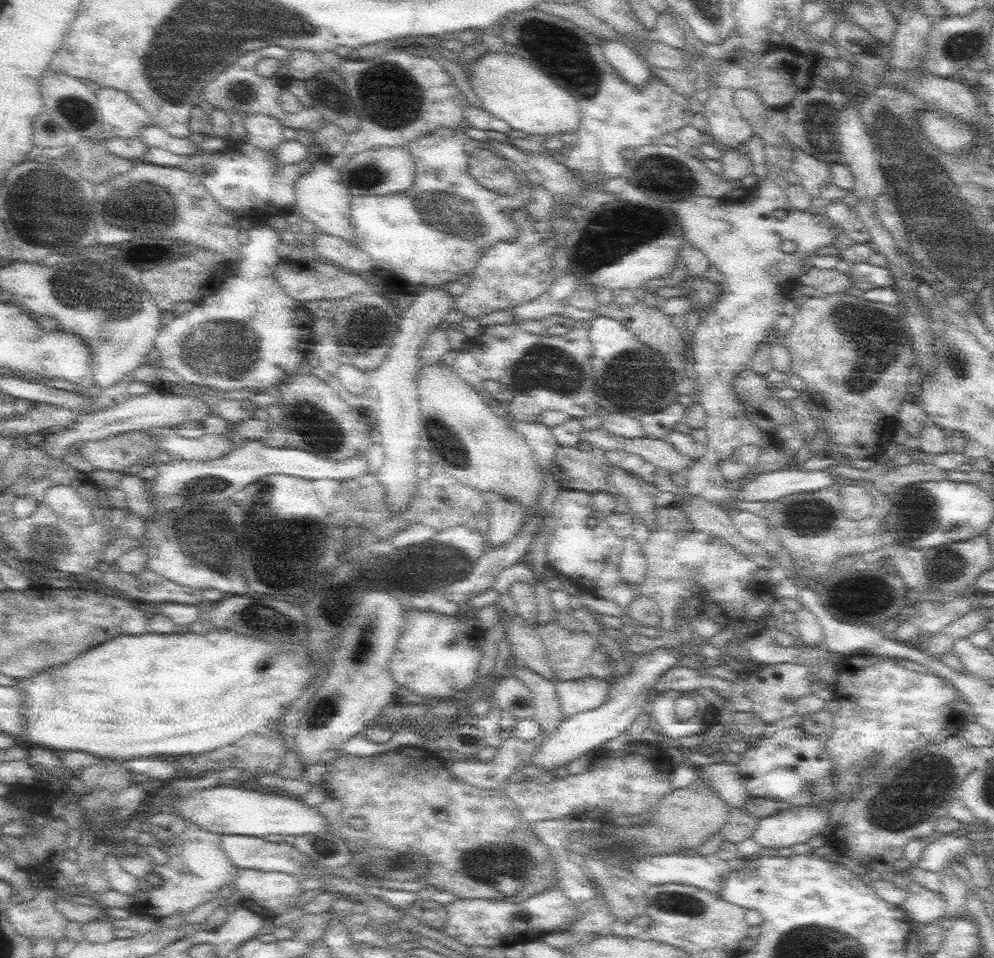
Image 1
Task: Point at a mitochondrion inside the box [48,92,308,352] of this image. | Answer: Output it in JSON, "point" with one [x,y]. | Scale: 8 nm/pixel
{"point":[141,205]}

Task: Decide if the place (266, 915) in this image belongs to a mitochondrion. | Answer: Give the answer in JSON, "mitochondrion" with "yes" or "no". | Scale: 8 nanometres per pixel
{"mitochondrion":"no"}

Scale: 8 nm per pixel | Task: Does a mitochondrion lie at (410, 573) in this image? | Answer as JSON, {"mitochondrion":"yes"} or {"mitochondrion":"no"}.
{"mitochondrion":"yes"}

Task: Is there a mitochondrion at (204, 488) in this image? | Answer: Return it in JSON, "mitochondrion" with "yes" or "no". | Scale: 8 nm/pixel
{"mitochondrion":"yes"}

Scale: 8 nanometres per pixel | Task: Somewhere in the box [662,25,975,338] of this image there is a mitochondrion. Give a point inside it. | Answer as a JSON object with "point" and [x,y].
{"point":[818,116]}

